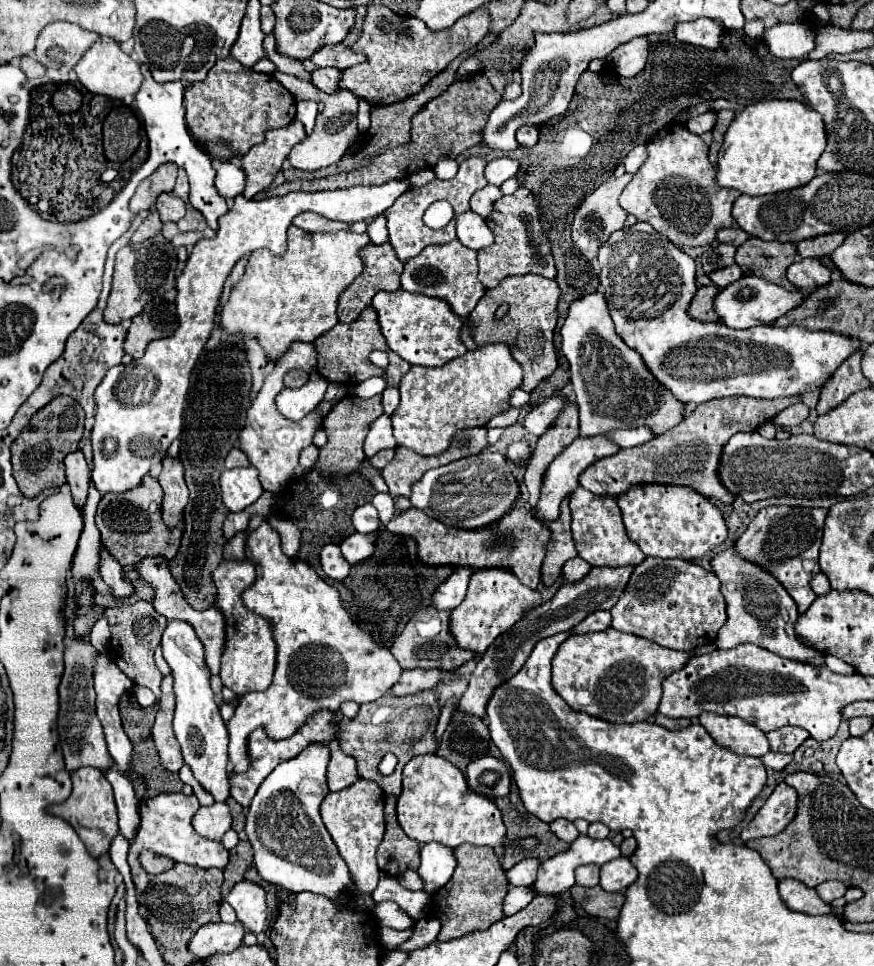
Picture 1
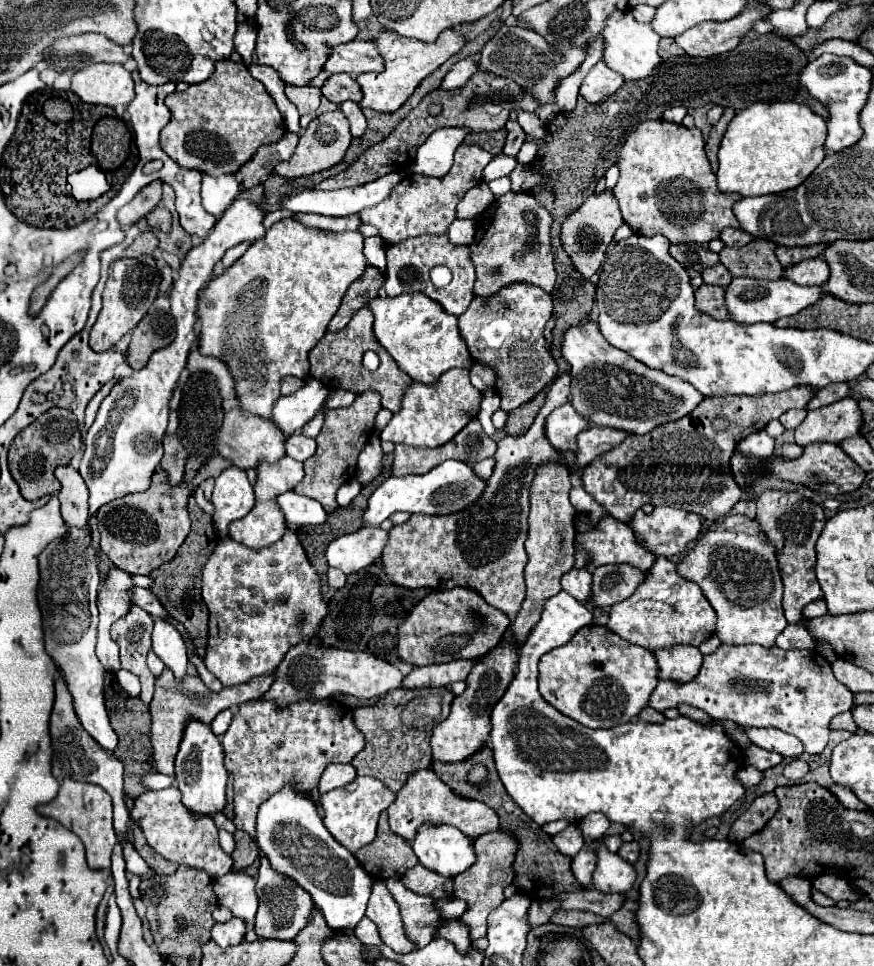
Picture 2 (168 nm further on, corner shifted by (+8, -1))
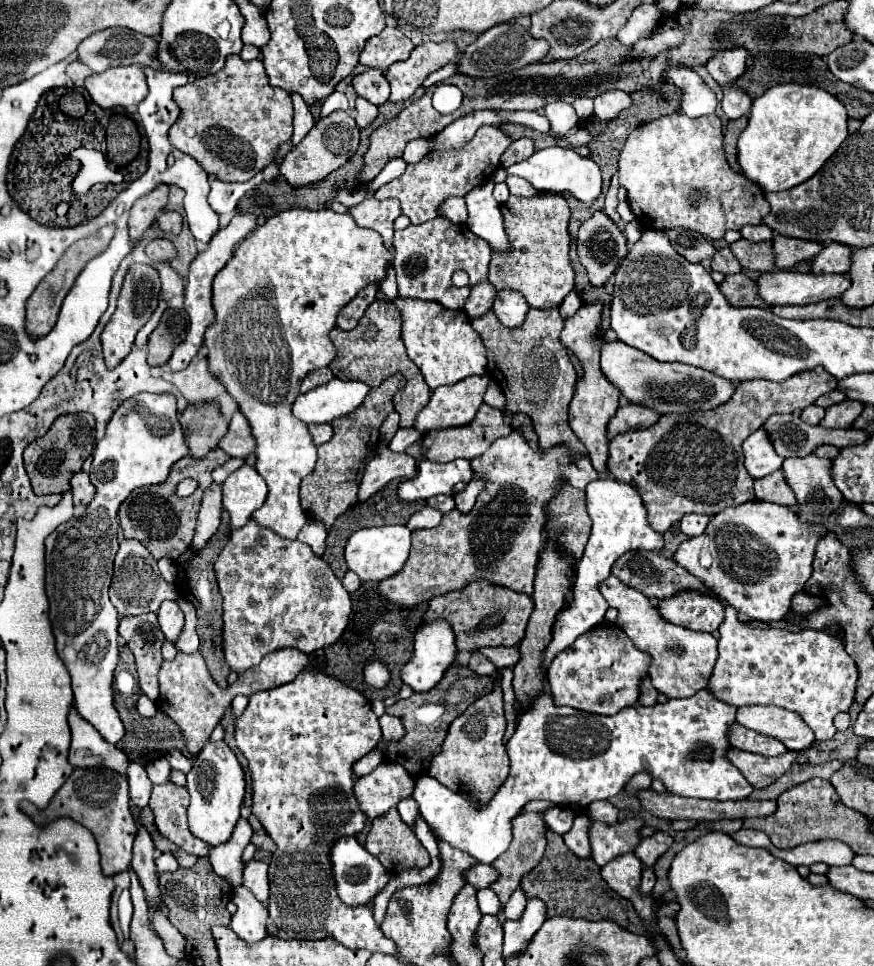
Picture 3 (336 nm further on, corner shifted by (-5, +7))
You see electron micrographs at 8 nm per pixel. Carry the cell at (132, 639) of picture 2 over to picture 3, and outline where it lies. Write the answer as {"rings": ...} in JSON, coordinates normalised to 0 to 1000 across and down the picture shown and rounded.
{"rings":[[[173,634],[173,636],[138,640],[136,656],[143,660],[148,673],[154,679],[161,716],[177,727],[182,720],[180,696],[186,685],[182,673],[182,660],[189,663],[180,644],[180,636]]]}

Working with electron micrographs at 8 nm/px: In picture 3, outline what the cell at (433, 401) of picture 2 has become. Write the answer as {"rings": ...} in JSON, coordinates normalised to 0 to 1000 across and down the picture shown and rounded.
{"rings":[[[537,389],[534,393],[500,402],[491,418],[477,429],[475,445],[486,449],[491,445],[537,439],[553,416],[557,395],[557,389]]]}

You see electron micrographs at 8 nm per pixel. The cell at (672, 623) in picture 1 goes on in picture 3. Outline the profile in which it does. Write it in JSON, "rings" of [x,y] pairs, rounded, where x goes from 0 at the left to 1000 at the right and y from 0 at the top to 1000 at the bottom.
{"rings":[[[797,613],[759,619],[754,621],[754,631],[770,646],[804,654],[818,654],[830,638],[830,627],[823,621]]]}

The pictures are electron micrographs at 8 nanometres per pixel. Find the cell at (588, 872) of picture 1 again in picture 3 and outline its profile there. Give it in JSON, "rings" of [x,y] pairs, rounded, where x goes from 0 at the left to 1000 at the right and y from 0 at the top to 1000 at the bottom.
{"rings":[[[717,847],[713,851],[692,853],[676,849],[674,867],[676,867],[676,888],[683,896],[699,892],[701,888],[724,882],[733,872],[733,857],[738,851],[733,847]]]}

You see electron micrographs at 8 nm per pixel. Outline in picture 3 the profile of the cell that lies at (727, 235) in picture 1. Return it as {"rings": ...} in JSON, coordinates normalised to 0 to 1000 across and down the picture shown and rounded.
{"rings":[[[875,232],[852,234],[848,238],[848,242],[850,242],[850,246],[855,246],[859,251],[880,251],[880,248],[884,248],[884,238],[880,234],[875,234]]]}

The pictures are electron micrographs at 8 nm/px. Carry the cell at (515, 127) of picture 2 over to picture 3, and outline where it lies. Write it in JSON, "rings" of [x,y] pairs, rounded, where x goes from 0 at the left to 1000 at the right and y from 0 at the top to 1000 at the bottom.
{"rings":[[[594,143],[589,145],[573,161],[573,172],[576,174],[582,174],[585,170],[589,168],[596,168],[596,166],[603,166],[605,161],[612,159],[612,151],[610,151],[610,145],[608,143]]]}

